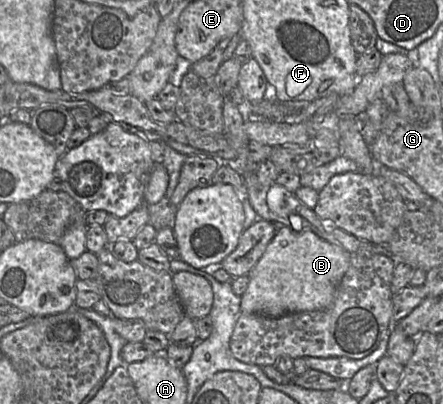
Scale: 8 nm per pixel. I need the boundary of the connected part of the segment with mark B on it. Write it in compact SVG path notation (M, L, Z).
M277 226L275 236L248 274L250 281L241 297L241 312L277 318L290 313L326 309L333 303L336 288L350 264L351 253L322 239L313 231L295 232L287 226Z

